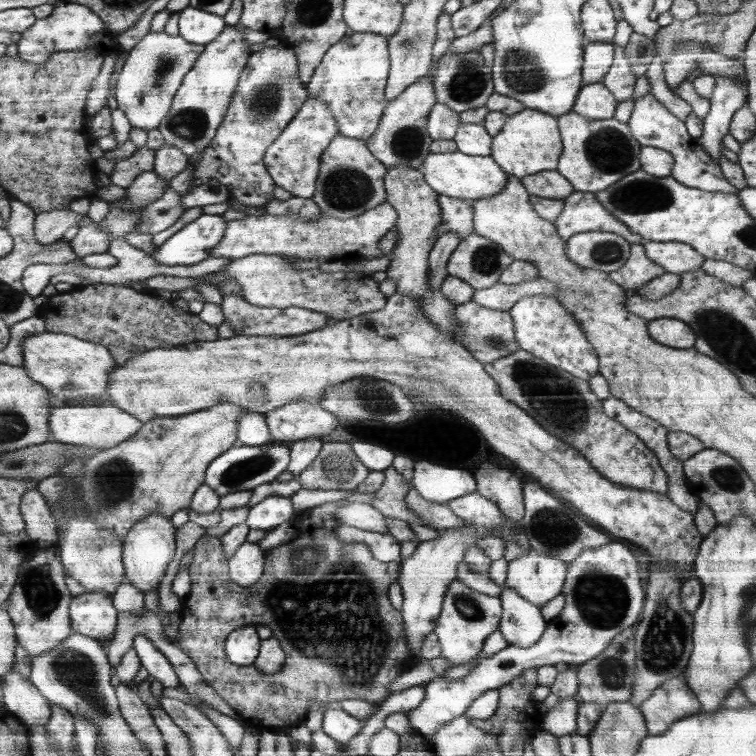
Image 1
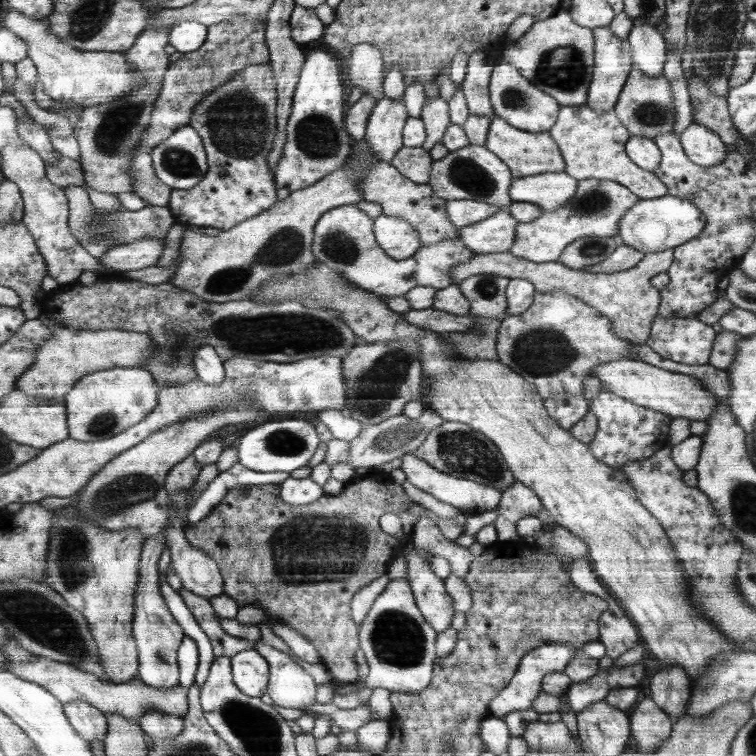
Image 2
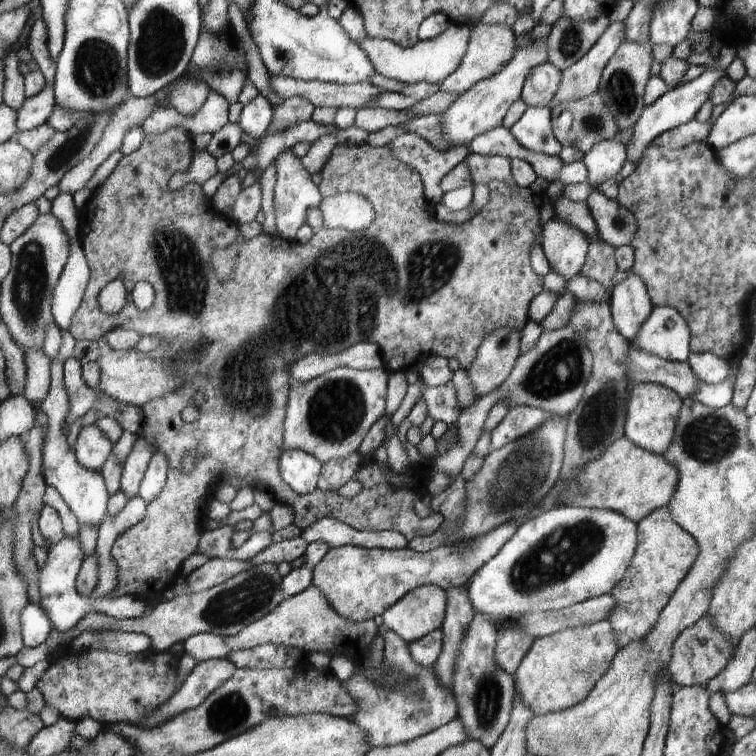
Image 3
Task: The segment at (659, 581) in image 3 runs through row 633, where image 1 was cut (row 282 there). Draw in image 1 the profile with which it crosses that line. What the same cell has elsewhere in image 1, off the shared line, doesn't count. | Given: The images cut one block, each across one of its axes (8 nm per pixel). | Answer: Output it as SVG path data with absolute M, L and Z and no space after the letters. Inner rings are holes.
M631 244L631 254L623 268L610 274L610 279L624 288L628 293L648 285L654 278L665 274L666 270L656 261L648 259L647 252L641 244Z

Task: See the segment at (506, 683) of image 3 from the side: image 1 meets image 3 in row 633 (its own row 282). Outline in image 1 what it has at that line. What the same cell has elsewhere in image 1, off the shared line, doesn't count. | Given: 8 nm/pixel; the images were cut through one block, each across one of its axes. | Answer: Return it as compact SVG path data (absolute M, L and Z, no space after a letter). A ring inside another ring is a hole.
M472 232L455 248L447 274L464 280L475 290L482 290L499 283L514 260L515 256L504 251L502 245Z

